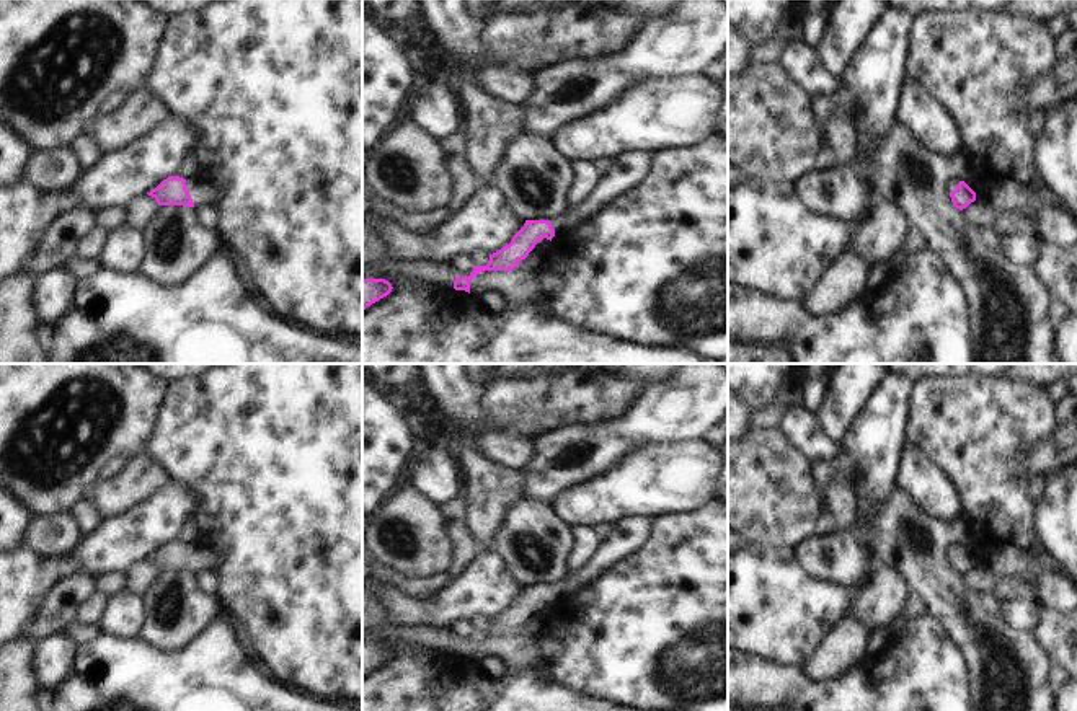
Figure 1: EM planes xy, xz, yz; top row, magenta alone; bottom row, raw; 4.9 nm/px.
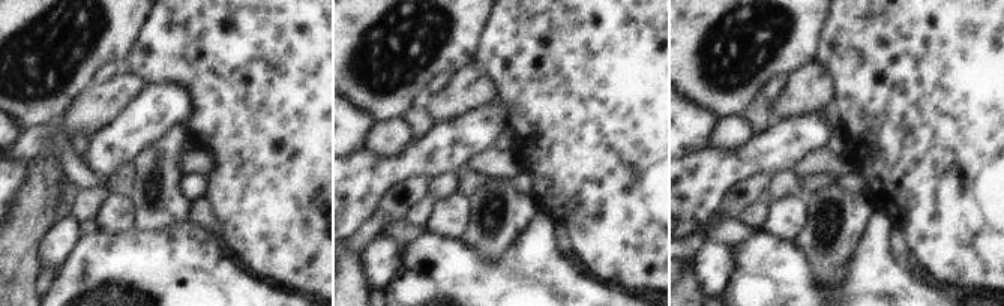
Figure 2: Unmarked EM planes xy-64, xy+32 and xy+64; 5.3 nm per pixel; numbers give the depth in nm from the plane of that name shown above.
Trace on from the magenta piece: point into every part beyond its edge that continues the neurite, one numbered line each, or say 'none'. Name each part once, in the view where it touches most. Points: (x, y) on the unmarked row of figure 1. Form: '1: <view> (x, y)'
1: xy (203, 560)

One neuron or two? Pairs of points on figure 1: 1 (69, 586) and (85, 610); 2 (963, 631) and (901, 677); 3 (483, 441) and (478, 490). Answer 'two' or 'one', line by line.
1: two
2: two
3: two

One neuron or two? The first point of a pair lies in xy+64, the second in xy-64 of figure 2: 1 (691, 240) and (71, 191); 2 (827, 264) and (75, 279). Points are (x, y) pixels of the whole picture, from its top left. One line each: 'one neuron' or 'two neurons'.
1: one neuron
2: two neurons

